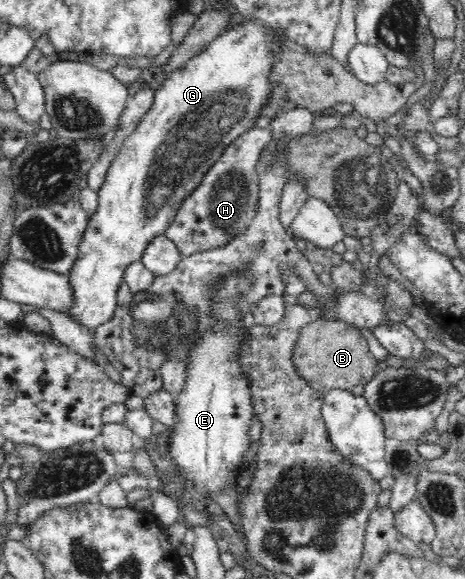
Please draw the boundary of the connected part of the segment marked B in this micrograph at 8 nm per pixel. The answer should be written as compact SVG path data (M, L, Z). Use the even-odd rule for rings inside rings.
M320 319L308 323L295 342L295 365L316 391L327 393L329 390L352 389L369 383L378 374L379 359L371 353L369 343L361 330L353 324L339 320Z

